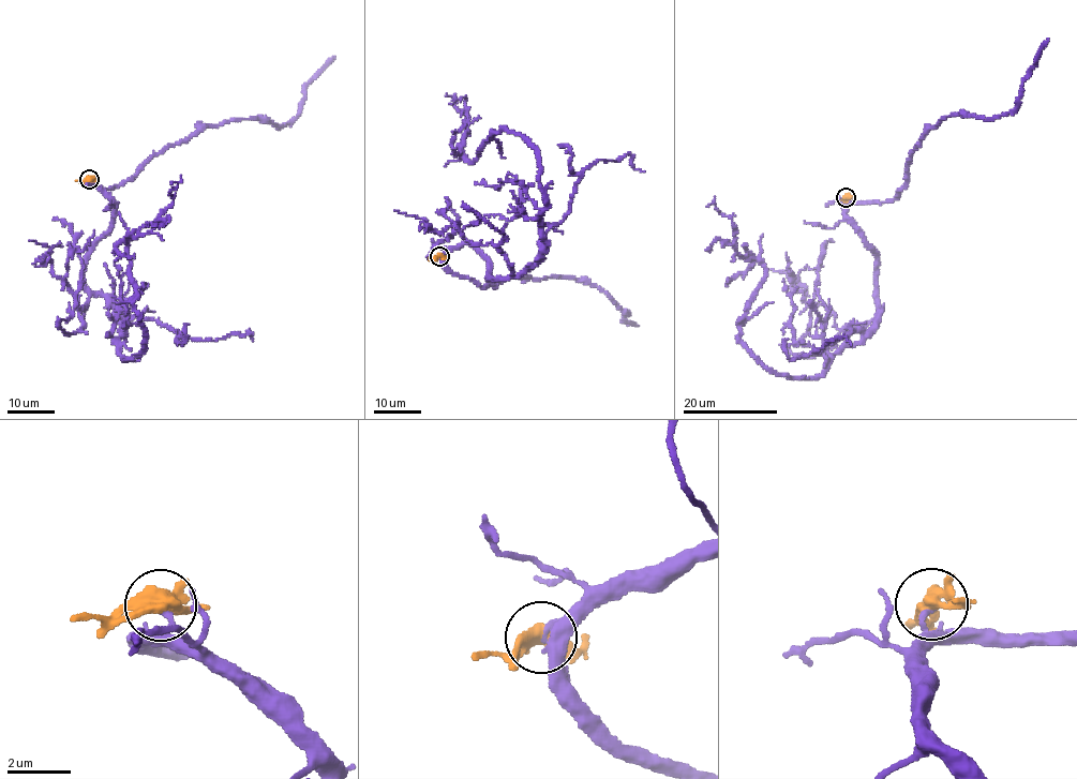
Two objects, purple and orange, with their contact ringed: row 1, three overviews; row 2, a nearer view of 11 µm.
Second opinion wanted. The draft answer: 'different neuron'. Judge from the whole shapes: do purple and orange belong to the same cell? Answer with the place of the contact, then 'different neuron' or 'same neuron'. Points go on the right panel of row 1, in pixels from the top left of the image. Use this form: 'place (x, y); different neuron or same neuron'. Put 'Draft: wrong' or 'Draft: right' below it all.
place (846, 197); different neuron
Draft: right

